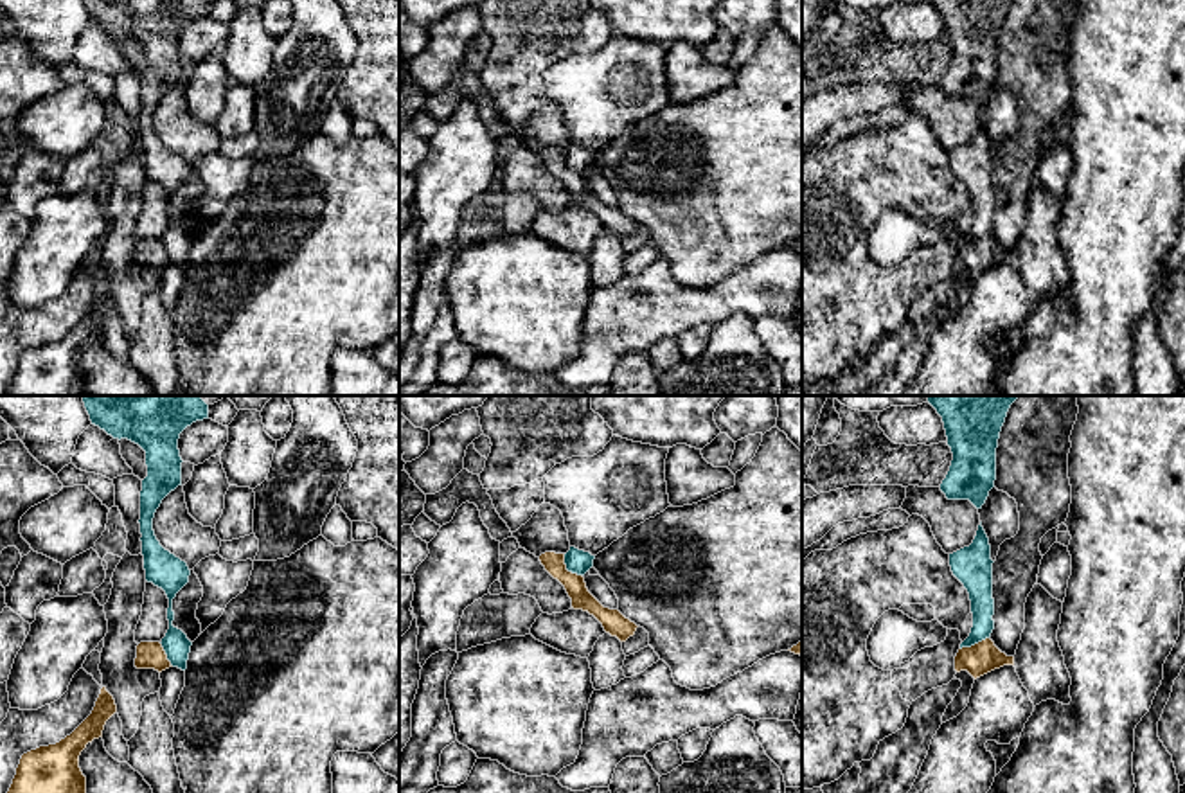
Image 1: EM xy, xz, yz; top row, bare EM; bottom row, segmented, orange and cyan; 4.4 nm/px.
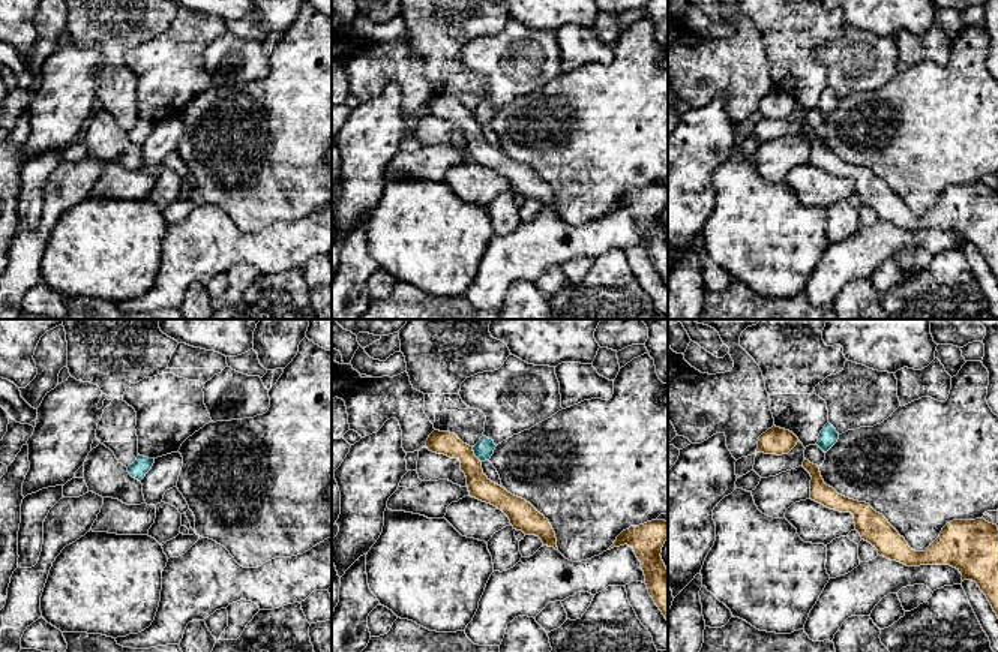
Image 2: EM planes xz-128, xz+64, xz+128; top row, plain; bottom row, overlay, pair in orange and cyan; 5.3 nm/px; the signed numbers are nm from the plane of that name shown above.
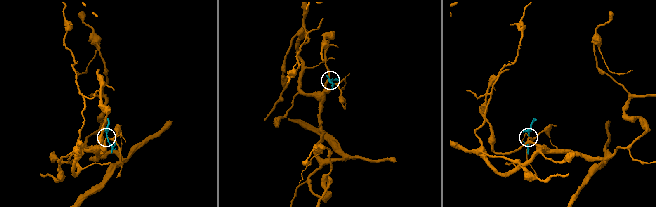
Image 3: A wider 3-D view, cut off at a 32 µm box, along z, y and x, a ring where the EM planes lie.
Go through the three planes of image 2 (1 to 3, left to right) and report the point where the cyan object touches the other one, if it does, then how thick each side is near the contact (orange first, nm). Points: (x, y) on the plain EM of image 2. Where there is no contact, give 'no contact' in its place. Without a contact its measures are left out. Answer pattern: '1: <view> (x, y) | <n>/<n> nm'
1: no contact
2: xz+64 (473, 119) | 130/100 nm
3: no contact

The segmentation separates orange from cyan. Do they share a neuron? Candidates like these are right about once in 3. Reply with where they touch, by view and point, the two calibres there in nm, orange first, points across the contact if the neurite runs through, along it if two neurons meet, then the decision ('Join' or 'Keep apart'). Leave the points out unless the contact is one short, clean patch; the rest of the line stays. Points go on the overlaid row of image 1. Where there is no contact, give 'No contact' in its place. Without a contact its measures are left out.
Touches orange at xz (565, 569). Thickness 100 nm (orange) against 110 nm. Boundary: xz (563, 554), (565, 567), (581, 576). Keep apart

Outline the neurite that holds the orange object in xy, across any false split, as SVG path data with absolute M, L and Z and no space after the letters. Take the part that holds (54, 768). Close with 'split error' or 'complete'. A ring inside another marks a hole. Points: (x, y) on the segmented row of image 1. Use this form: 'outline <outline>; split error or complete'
outline M102 687L92 714L70 735L22 755L7 793L86 793L79 755L88 743L102 737L115 712L113 696Z; complete

